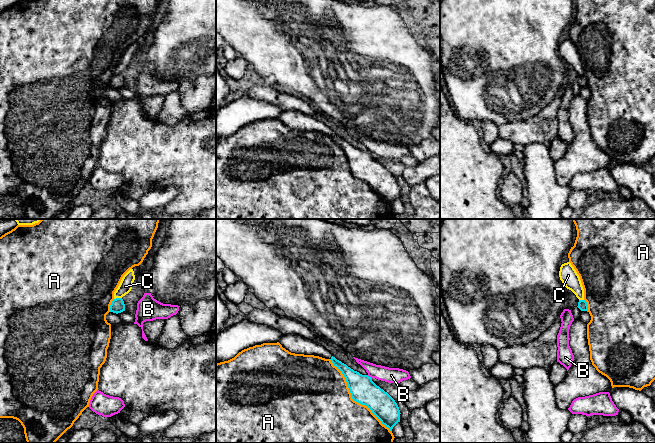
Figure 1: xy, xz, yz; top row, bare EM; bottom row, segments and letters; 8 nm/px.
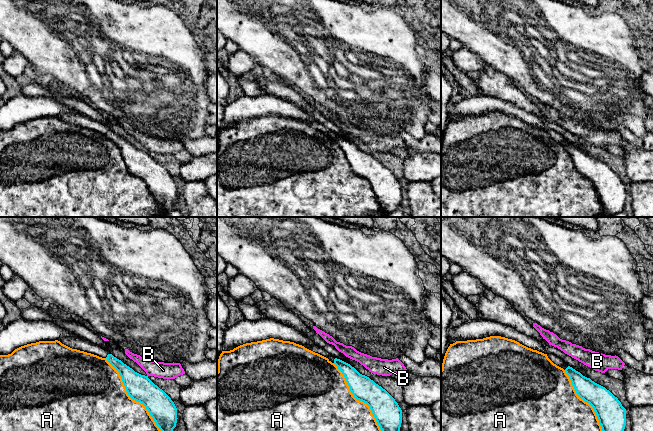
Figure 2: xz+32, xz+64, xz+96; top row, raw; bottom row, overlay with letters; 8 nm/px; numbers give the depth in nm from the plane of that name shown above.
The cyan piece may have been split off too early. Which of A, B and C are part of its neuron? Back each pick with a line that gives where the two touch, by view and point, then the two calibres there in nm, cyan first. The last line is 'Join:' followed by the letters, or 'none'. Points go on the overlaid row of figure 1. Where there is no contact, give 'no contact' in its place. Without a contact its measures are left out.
Join: none

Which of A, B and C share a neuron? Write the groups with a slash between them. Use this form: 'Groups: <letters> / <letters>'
Groups: A / B / C

